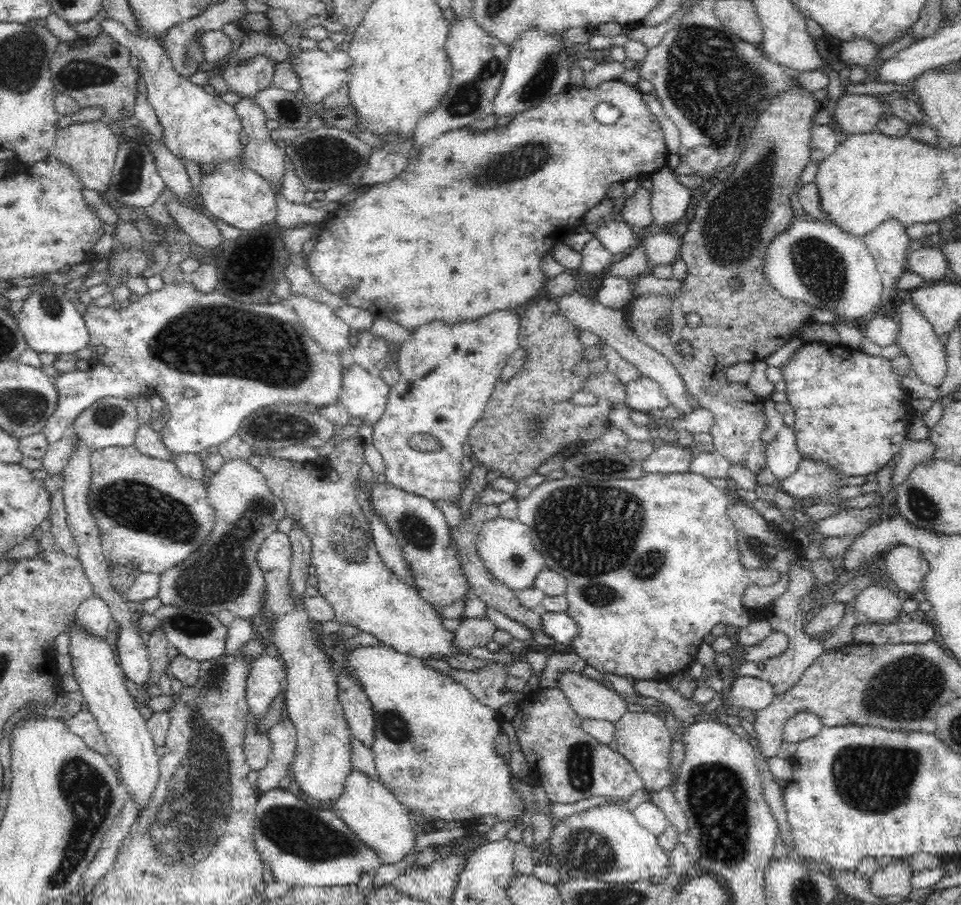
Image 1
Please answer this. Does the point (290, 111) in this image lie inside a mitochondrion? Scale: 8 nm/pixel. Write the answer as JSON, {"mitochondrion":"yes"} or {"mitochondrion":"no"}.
{"mitochondrion":"yes"}

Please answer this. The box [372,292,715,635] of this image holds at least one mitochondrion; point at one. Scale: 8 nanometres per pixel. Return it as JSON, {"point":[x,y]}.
{"point":[592,531]}

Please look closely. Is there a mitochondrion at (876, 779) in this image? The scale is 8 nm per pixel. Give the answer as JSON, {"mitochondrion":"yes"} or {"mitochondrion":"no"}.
{"mitochondrion":"yes"}

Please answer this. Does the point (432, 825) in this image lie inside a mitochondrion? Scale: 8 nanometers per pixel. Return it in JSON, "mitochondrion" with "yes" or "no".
{"mitochondrion":"no"}

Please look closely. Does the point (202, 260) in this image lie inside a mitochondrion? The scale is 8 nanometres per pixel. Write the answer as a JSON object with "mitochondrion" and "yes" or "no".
{"mitochondrion":"no"}

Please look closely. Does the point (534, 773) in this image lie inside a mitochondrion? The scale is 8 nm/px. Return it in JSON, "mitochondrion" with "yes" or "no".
{"mitochondrion":"no"}

